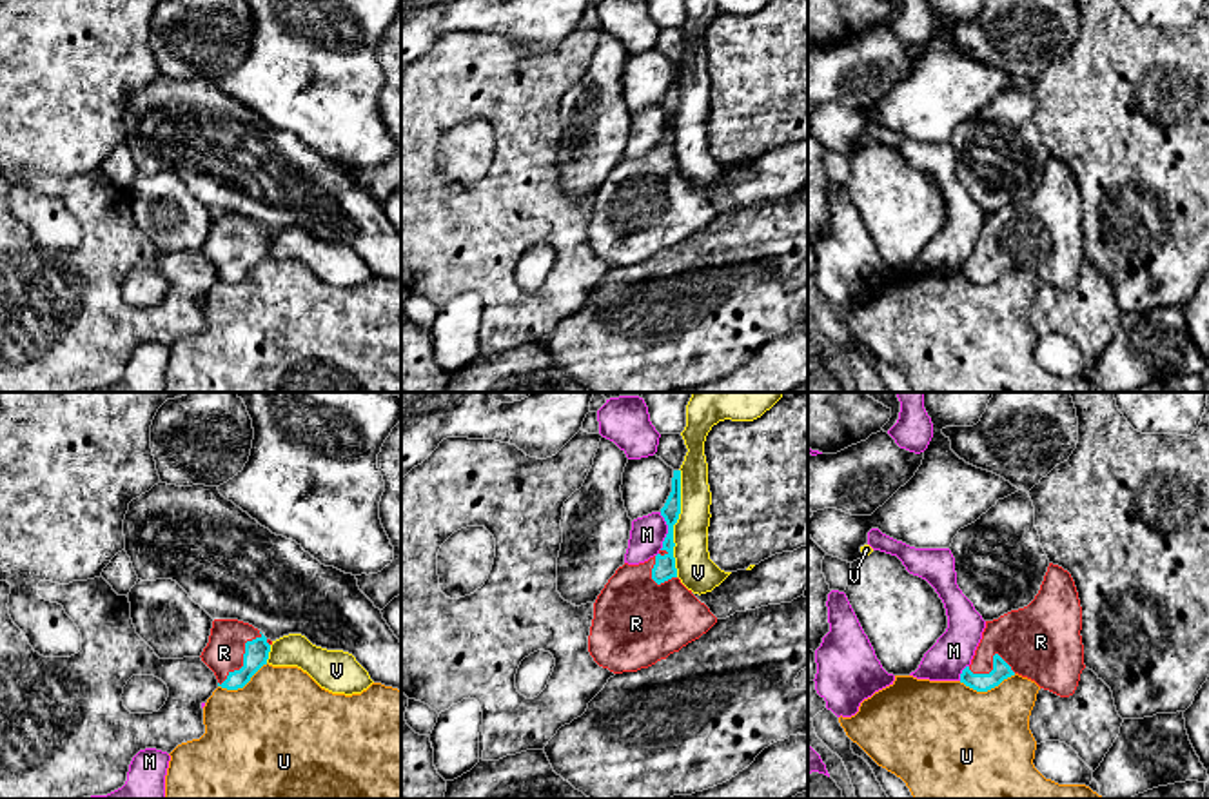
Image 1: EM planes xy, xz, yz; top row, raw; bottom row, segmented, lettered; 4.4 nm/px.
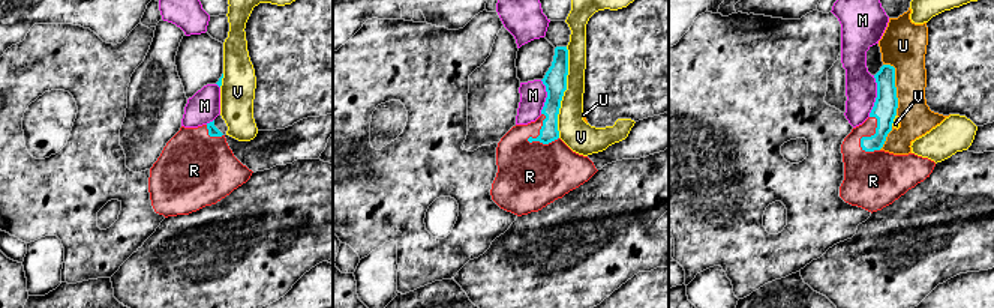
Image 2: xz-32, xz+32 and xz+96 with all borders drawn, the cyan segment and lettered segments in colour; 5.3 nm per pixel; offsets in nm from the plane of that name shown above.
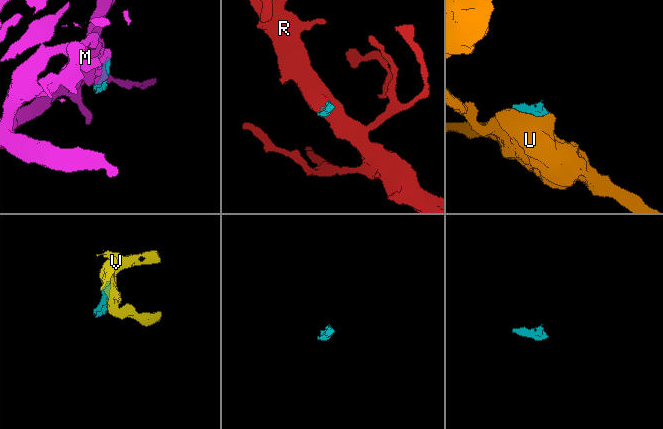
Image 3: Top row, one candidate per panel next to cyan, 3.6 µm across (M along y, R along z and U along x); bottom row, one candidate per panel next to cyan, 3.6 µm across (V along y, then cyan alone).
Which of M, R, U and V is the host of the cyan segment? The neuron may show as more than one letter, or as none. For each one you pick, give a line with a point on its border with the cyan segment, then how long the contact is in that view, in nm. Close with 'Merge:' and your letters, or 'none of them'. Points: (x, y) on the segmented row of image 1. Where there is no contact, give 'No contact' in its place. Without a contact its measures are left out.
R: Touches cyan at xy (244, 658). Shared border 300 nm
Merge: R

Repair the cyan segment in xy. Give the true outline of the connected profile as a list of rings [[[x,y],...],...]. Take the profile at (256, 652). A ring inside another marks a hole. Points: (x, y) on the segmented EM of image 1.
[[[214,619],[202,661],[214,672],[218,686],[243,688],[267,665],[272,641],[238,619]]]

